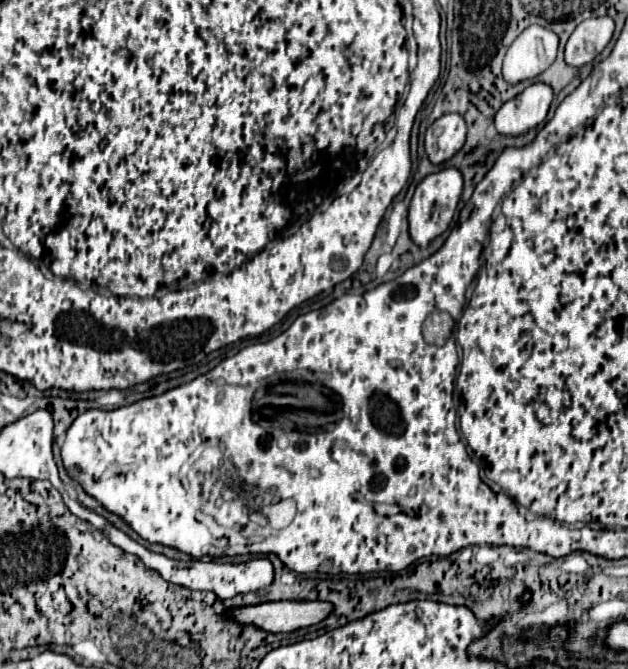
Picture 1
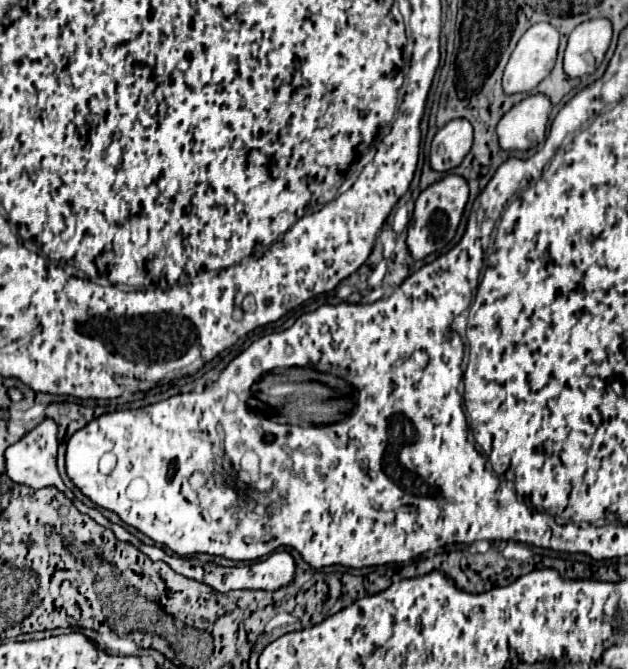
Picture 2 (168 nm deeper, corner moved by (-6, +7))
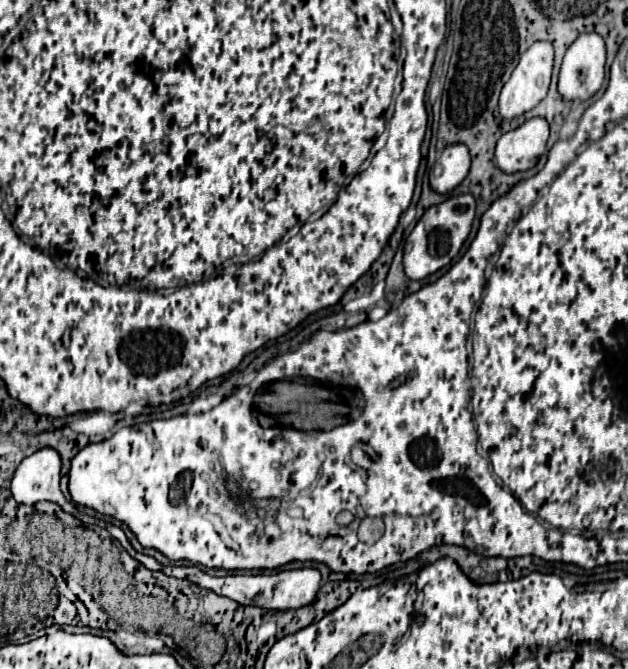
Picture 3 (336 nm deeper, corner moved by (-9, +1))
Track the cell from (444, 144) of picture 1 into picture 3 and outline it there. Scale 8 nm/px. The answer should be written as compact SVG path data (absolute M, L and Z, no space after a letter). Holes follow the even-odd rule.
M450 144L442 150L440 158L430 170L430 186L444 194L458 186L470 170L470 152L466 144Z

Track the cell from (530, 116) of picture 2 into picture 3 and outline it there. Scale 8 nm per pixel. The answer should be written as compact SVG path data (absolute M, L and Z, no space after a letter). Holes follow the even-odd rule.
M534 116L518 128L500 136L496 144L496 164L504 172L528 170L544 154L548 142L548 122L542 116Z

